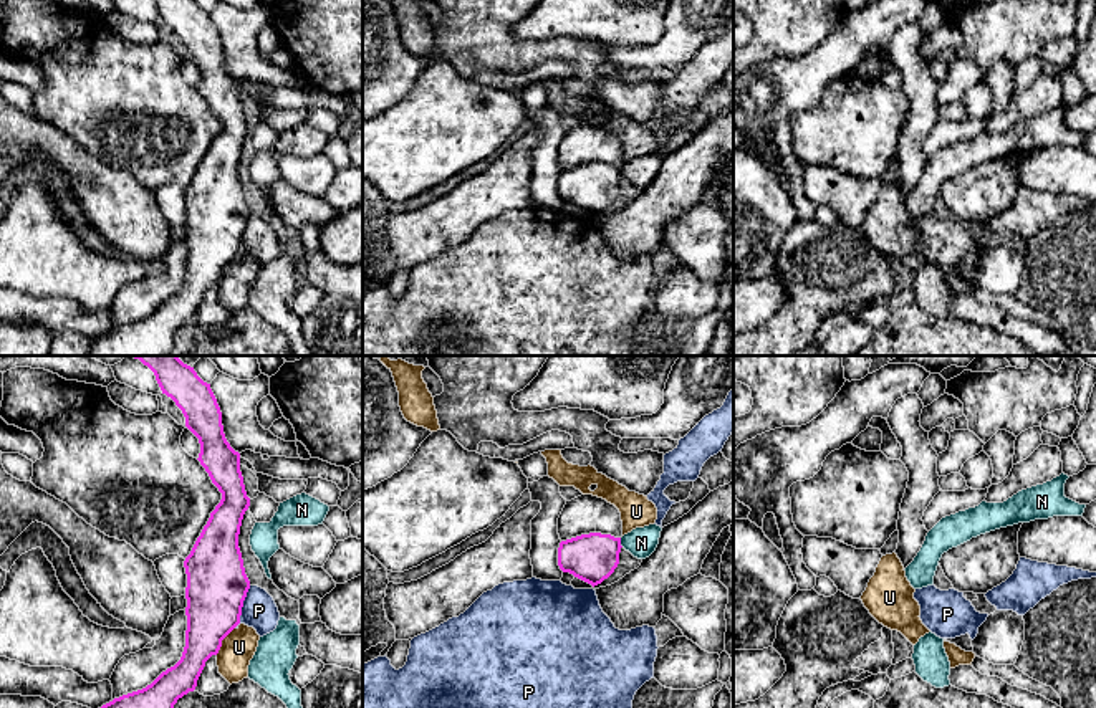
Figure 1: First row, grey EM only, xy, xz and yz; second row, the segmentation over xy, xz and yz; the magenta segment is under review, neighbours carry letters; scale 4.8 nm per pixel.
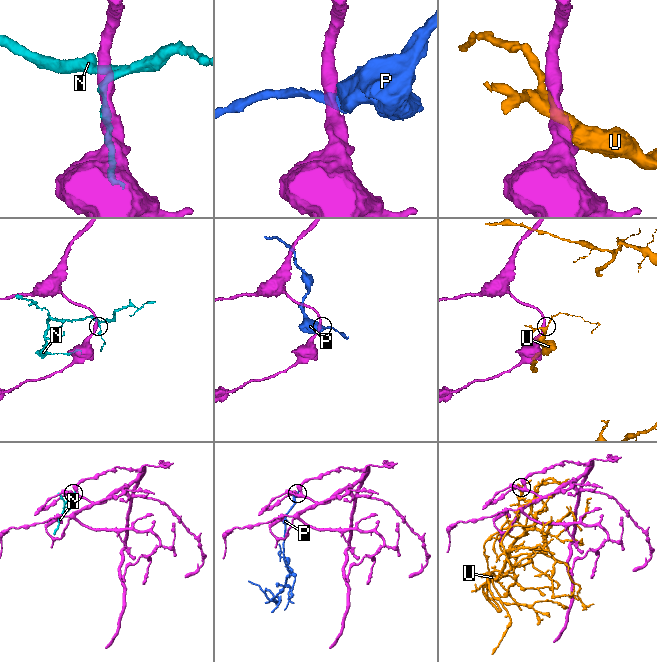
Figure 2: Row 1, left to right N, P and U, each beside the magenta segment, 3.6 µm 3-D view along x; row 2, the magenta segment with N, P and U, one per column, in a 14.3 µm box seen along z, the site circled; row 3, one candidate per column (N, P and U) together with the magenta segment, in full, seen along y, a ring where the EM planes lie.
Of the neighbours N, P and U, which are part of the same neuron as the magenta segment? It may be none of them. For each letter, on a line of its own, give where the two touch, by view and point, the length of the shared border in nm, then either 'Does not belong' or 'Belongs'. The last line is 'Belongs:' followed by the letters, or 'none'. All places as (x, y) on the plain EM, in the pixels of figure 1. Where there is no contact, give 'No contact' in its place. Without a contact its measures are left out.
N: Touches magenta at xz (620, 172). Shared border 50 nm. Does not belong
P: Touches magenta at xy (242, 235). Shared border 220 nm. Does not belong
U: Touches magenta at xy (222, 268). Shared border 160 nm. Does not belong
Belongs: none

